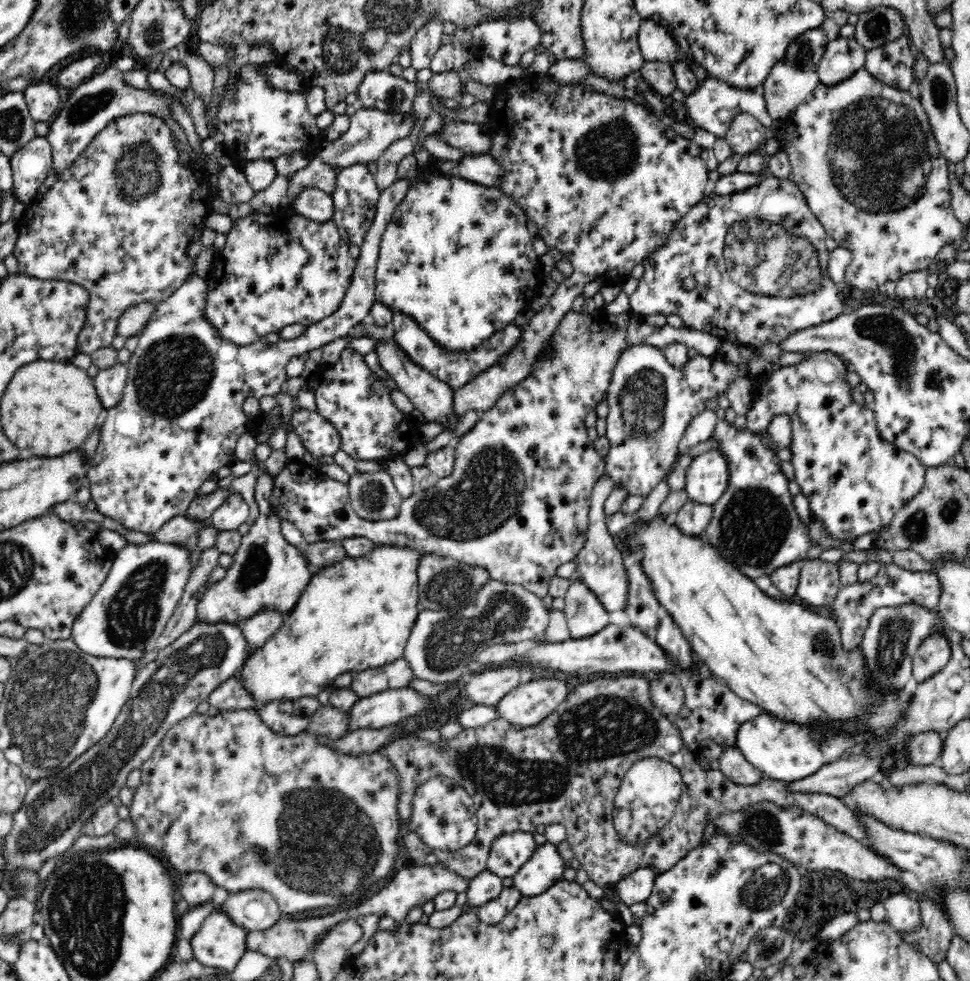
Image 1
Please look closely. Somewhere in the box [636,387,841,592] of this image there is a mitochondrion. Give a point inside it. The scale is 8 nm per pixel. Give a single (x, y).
(753, 525)

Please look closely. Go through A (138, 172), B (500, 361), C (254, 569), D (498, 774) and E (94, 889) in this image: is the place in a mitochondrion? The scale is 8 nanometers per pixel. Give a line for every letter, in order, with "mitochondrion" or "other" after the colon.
A: mitochondrion
B: other
C: mitochondrion
D: mitochondrion
E: mitochondrion

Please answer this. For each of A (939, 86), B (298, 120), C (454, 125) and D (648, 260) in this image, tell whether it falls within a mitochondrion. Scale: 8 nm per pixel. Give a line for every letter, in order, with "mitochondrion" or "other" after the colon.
A: mitochondrion
B: other
C: other
D: other

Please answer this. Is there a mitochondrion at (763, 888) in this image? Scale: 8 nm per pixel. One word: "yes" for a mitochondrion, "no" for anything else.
yes

